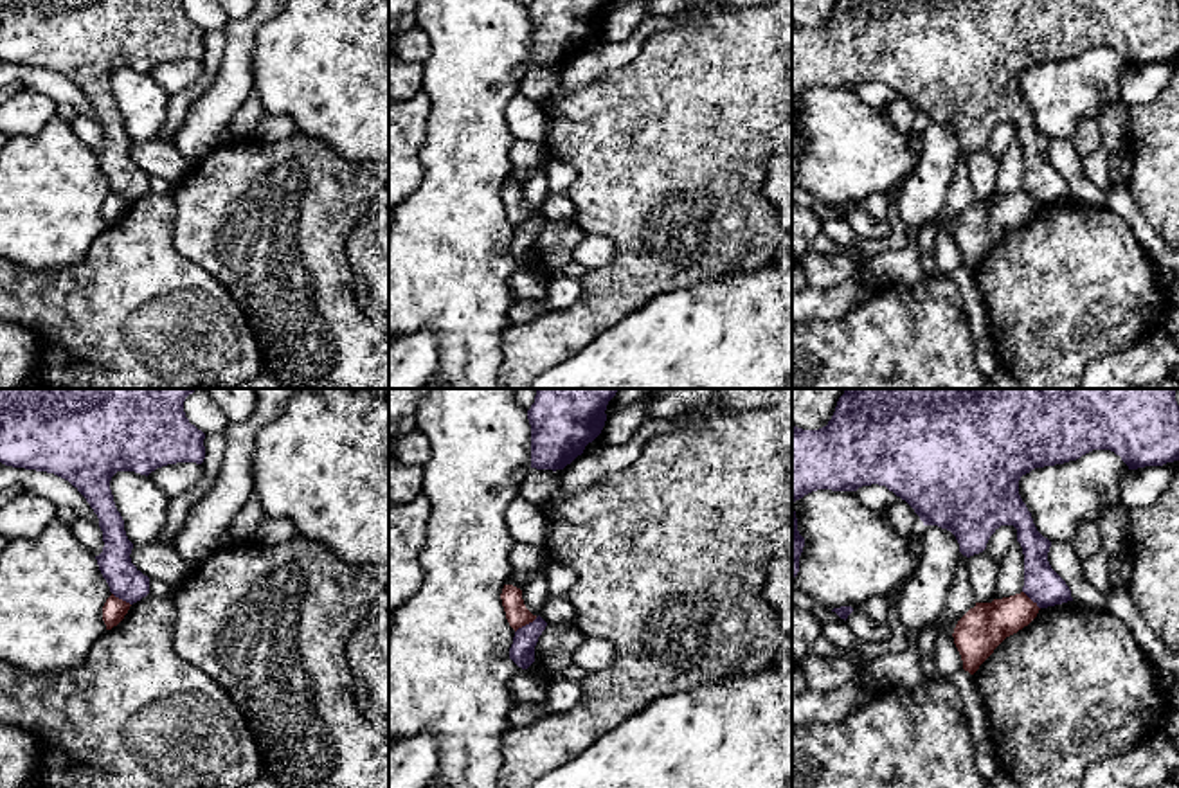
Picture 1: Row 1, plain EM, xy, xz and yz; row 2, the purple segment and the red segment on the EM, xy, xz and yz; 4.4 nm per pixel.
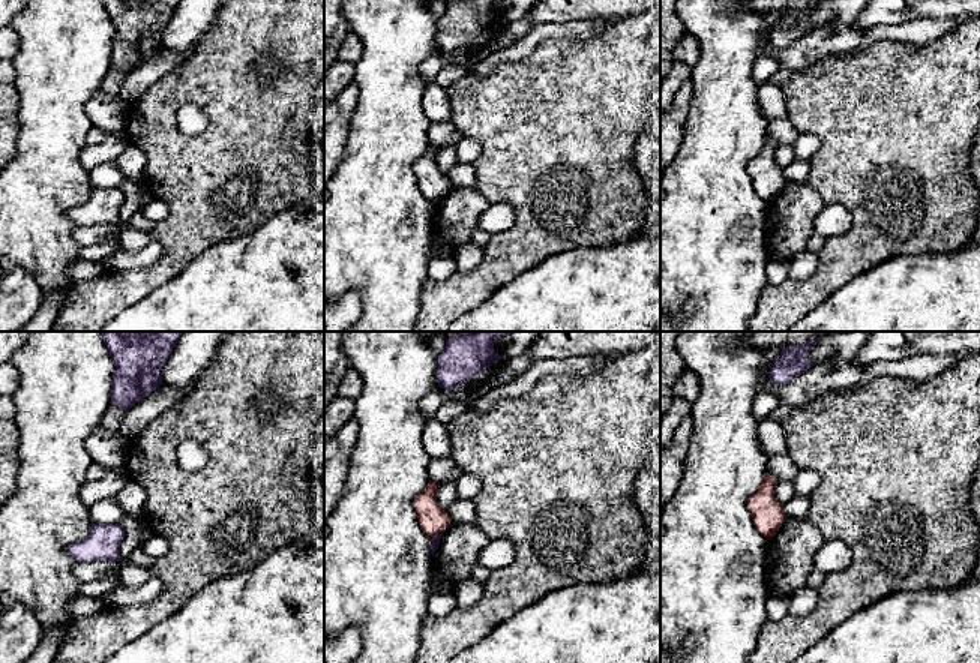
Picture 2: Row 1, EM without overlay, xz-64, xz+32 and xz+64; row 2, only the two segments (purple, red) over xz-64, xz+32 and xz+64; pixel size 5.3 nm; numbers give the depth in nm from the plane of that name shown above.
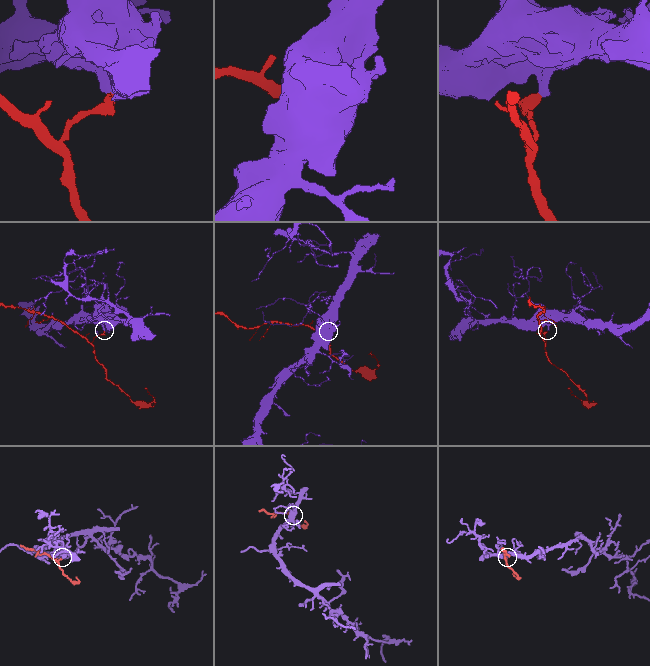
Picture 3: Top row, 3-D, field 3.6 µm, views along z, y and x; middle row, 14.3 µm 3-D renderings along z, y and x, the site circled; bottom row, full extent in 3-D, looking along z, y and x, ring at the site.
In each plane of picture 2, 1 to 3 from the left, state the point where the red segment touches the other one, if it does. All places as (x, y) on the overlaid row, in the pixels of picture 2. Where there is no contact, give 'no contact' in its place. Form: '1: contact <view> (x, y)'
1: no contact
2: contact xz+32 (435, 536)
3: no contact

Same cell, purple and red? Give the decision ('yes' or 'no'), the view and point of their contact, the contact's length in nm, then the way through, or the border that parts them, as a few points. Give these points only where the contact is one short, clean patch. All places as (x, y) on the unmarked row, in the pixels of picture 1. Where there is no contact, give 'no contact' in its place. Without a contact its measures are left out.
no; contact xz (526, 222); length 120 nm; border xz (537, 214), (515, 229)

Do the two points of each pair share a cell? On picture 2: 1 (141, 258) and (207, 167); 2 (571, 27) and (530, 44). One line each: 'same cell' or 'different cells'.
1: different cells
2: same cell

